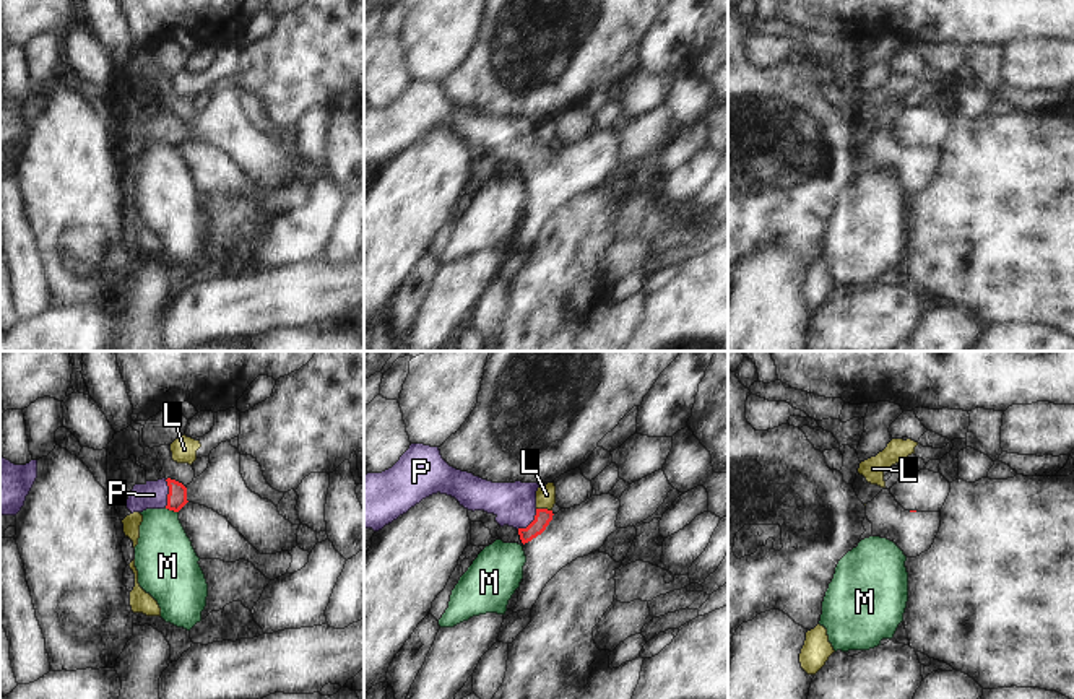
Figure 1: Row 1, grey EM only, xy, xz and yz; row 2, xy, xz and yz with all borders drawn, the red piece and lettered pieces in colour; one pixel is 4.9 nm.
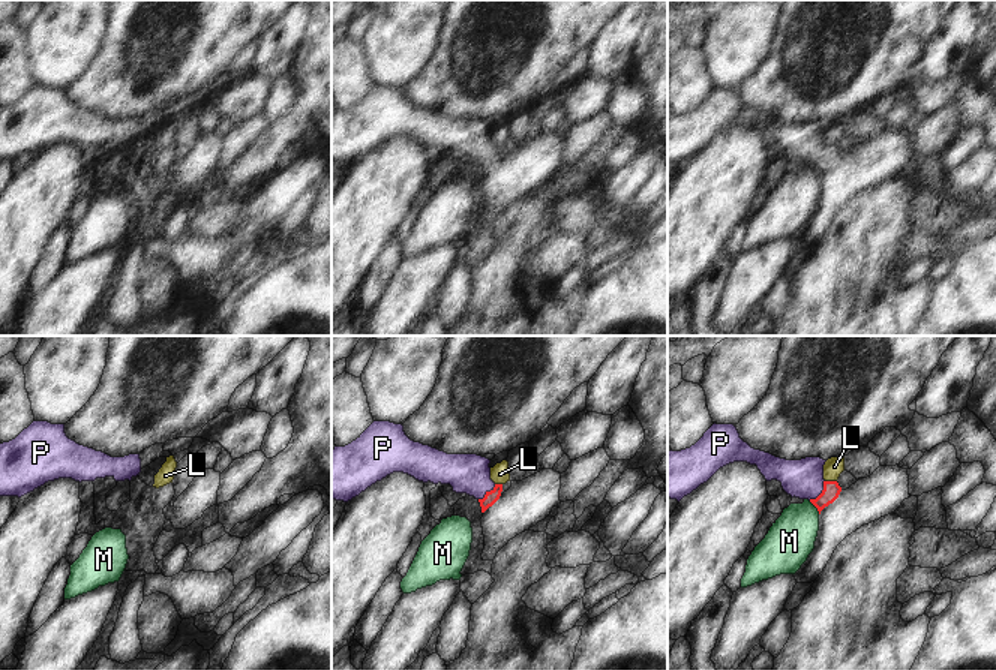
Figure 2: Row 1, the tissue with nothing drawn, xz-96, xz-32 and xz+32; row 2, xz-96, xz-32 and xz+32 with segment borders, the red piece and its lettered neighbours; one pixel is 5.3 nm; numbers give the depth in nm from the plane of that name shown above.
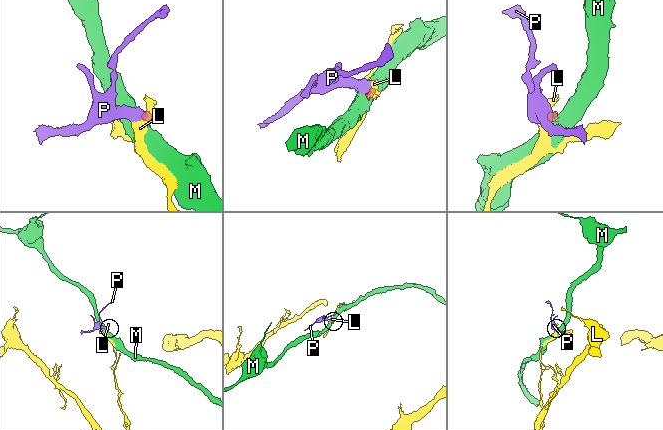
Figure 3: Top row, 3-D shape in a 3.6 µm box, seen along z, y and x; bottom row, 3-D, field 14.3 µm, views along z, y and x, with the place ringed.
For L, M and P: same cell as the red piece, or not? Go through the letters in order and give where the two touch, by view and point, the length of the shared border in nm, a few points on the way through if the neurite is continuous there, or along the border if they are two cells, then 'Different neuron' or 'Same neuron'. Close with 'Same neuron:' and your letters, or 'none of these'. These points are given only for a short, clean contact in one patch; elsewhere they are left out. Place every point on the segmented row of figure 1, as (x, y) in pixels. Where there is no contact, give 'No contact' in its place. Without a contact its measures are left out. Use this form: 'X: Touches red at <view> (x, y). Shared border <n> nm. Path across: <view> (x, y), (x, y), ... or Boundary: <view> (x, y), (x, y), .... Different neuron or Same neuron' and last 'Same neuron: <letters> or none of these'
L: Touches red at xz (545, 509). Shared border 80 nm. Boundary: xz (536, 507), (551, 511). Different neuron
M: Touches red at xy (171, 509). Shared border 80 nm. Boundary: xy (164, 507), (177, 512). Different neuron
P: Touches red at xy (169, 493). Shared border 140 nm. Path across: xy (177, 493), (169, 493), (153, 494). Same neuron
Same neuron: P.

